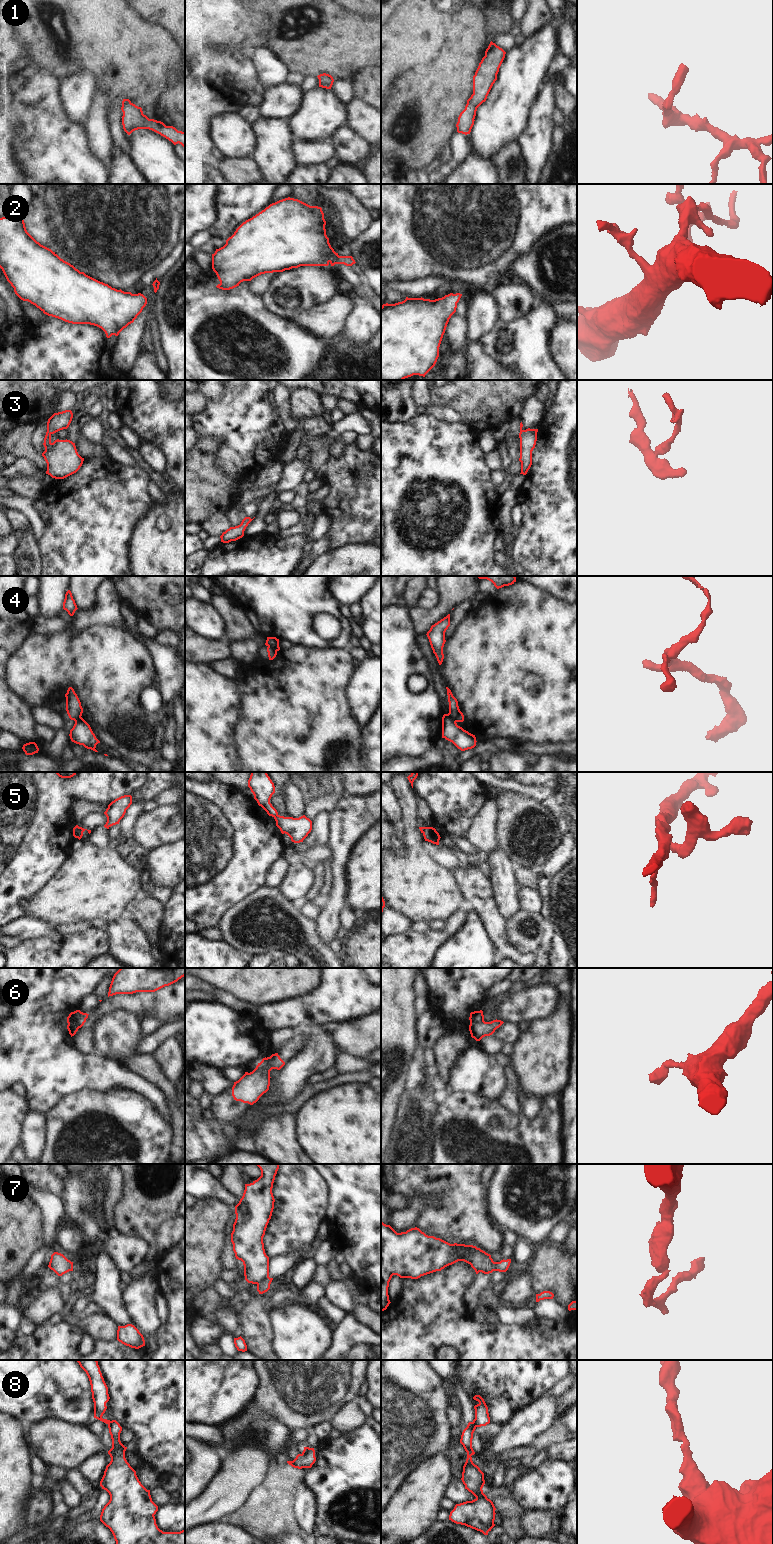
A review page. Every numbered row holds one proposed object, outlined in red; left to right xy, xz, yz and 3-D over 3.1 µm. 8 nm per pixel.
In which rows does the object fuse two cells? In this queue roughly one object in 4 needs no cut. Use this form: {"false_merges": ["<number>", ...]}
{"false_merges": ["4", "5", "6", "7"]}

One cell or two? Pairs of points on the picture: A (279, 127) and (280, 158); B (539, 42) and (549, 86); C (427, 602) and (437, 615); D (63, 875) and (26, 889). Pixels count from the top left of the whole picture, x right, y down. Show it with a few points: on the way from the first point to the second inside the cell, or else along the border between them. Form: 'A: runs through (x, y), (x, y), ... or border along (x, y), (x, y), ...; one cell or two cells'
A: runs through (279, 135), (279, 150); one cell
B: border along (546, 81), (534, 101); two cells
C: border along (438, 589), (439, 602), (434, 607), (416, 606); two cells
D: border along (61, 862), (32, 899); two cells

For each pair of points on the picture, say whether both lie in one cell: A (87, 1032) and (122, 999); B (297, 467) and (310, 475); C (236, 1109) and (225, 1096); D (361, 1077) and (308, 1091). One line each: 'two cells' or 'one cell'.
A: one cell
B: two cells
C: one cell
D: one cell

